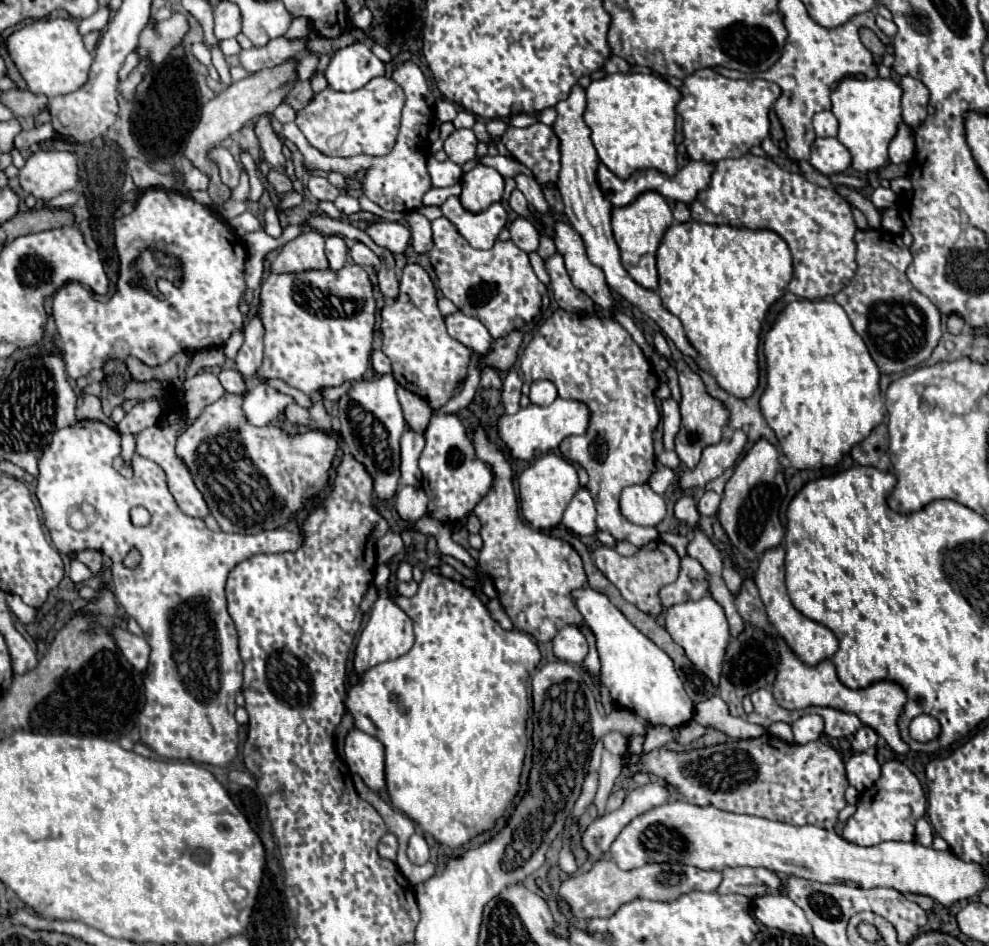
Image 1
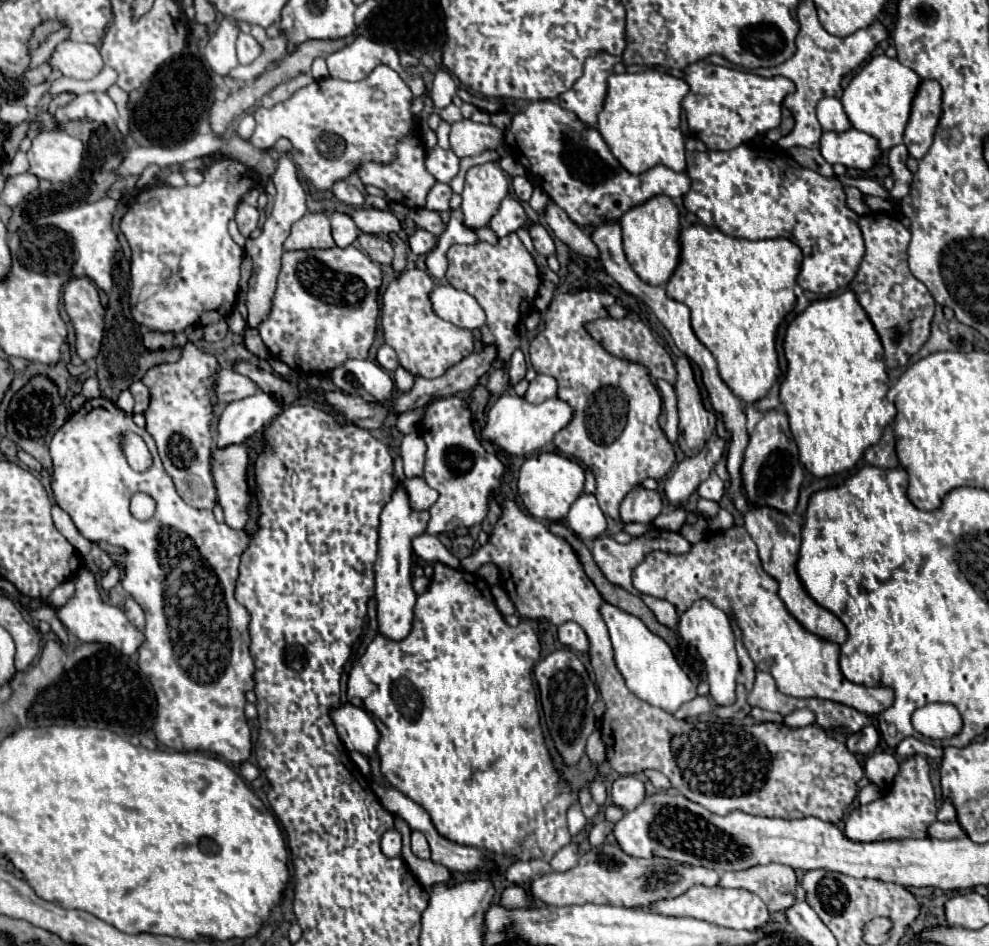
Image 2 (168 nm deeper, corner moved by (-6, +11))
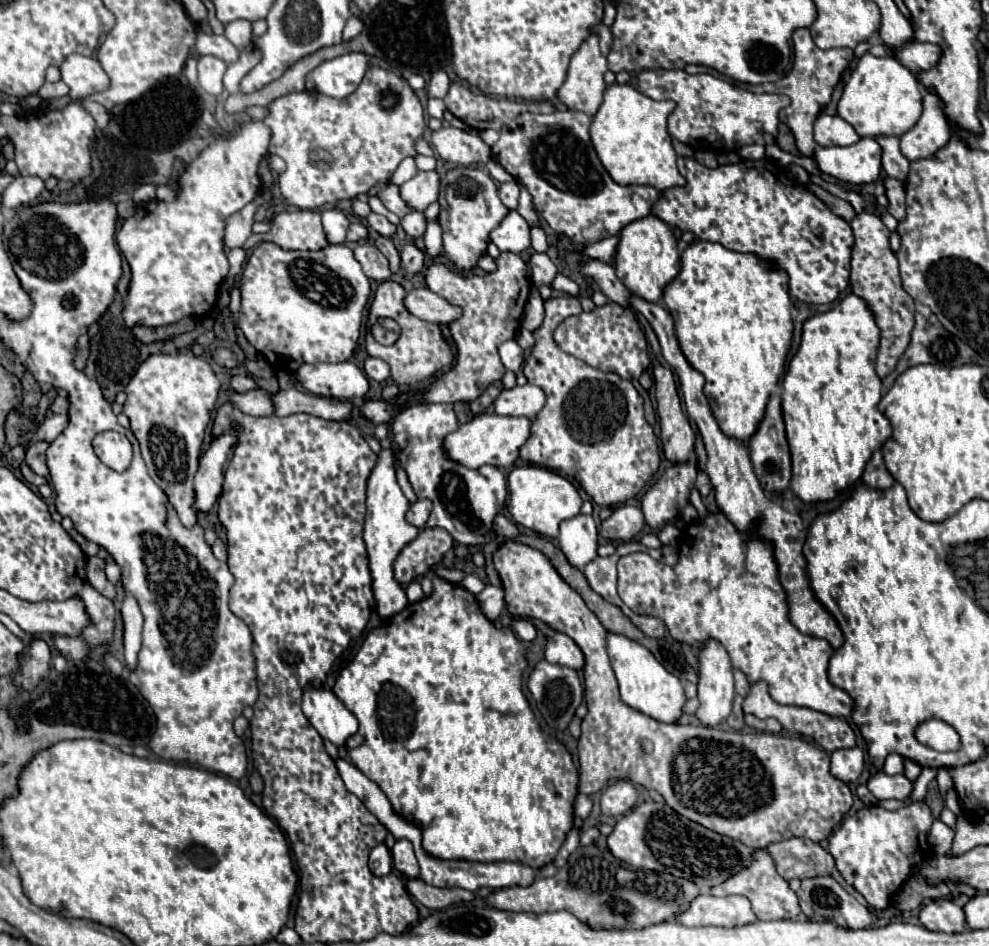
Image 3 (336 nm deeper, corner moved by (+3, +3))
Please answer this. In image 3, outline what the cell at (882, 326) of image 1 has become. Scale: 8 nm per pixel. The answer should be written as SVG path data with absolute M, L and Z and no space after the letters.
M859 213L851 223L851 229L855 235L851 259L851 291L869 305L875 323L881 329L881 343L875 369L877 375L883 379L895 369L899 357L911 343L911 331L915 327L915 303L901 287L899 261L889 245L889 229L883 225L883 221L873 213Z

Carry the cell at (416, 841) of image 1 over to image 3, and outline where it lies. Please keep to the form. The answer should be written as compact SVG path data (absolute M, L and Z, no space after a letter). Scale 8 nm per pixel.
M399 839L391 849L391 855L397 871L405 873L407 877L419 877L419 863L413 853L413 845L407 839Z

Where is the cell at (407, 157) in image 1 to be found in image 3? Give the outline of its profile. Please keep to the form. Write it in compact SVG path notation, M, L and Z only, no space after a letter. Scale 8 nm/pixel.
M381 181L381 183L373 185L367 195L369 195L369 197L373 197L373 195L379 197L379 199L383 201L383 205L385 205L391 213L395 213L397 217L405 217L407 213L413 213L413 209L409 207L409 203L403 201L403 197L401 197L401 193L399 193L399 187L393 185L393 183L389 183L389 181Z

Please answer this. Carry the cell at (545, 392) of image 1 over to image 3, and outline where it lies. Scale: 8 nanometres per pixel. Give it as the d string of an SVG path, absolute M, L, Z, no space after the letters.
M523 385L513 387L509 391L503 391L495 399L495 413L499 415L519 415L533 419L541 407L545 405L545 393L541 387L535 385Z

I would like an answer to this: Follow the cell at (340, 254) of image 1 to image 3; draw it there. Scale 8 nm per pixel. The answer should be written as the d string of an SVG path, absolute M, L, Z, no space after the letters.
M325 209L321 215L323 215L323 229L327 235L327 241L331 245L345 243L345 235L349 227L347 217L339 209Z

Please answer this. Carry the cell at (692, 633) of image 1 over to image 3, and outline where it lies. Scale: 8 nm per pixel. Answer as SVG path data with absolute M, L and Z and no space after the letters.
M707 639L703 641L701 649L697 649L697 663L699 663L699 683L697 683L697 697L701 701L701 707L697 709L697 717L703 725L707 727L715 727L721 721L725 721L731 713L731 705L733 705L733 671L731 671L731 661L729 655L725 651L725 647L715 641L715 639Z

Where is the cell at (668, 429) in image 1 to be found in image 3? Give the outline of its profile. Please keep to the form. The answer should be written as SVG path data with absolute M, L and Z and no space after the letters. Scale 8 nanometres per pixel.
M609 301L591 313L581 313L565 319L555 331L555 343L569 355L585 361L601 371L615 371L623 379L639 379L649 369L651 359L647 353L645 335L631 309Z

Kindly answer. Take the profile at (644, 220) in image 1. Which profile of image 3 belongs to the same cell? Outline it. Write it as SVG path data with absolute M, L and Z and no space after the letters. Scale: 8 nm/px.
M655 215L641 217L625 225L619 233L615 273L633 295L645 301L657 301L663 293L663 287L679 273L679 251L669 225Z

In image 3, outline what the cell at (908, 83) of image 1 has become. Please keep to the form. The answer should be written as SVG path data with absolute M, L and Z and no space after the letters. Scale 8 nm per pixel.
M927 91L923 97L923 113L913 129L901 137L901 151L909 161L933 155L949 141L949 123L943 117L939 95Z

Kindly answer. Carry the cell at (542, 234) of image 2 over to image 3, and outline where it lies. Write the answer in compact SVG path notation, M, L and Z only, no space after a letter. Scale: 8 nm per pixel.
M533 253L529 267L531 267L531 277L533 277L535 287L539 287L543 283L551 285L553 277L557 275L557 267L553 265L553 261L545 253Z

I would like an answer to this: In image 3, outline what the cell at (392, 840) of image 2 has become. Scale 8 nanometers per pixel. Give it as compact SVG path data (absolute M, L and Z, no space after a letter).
M381 843L381 845L377 845L377 847L371 851L371 857L369 857L369 867L371 867L373 875L377 875L377 877L391 873L391 869L393 869L391 853L389 853L389 849L387 849L383 843Z

